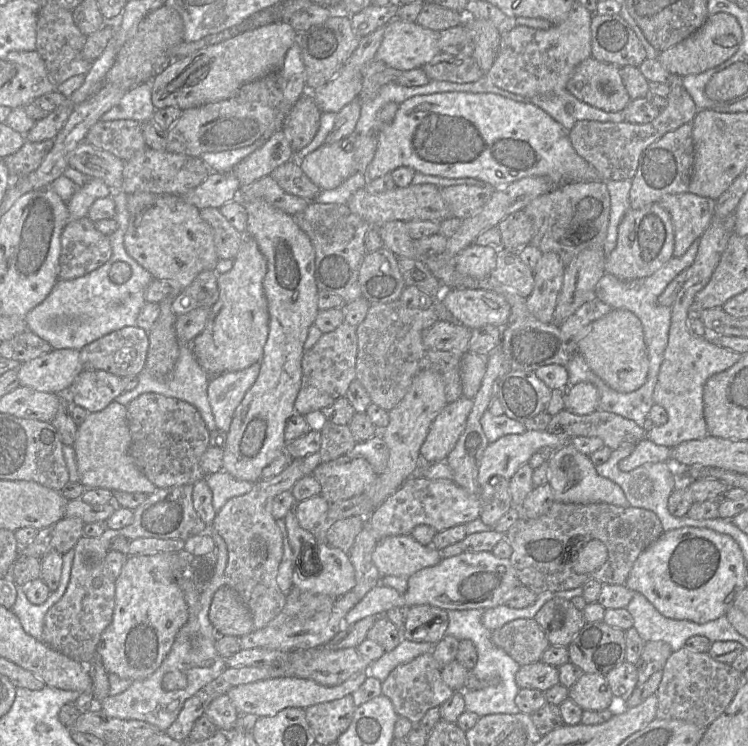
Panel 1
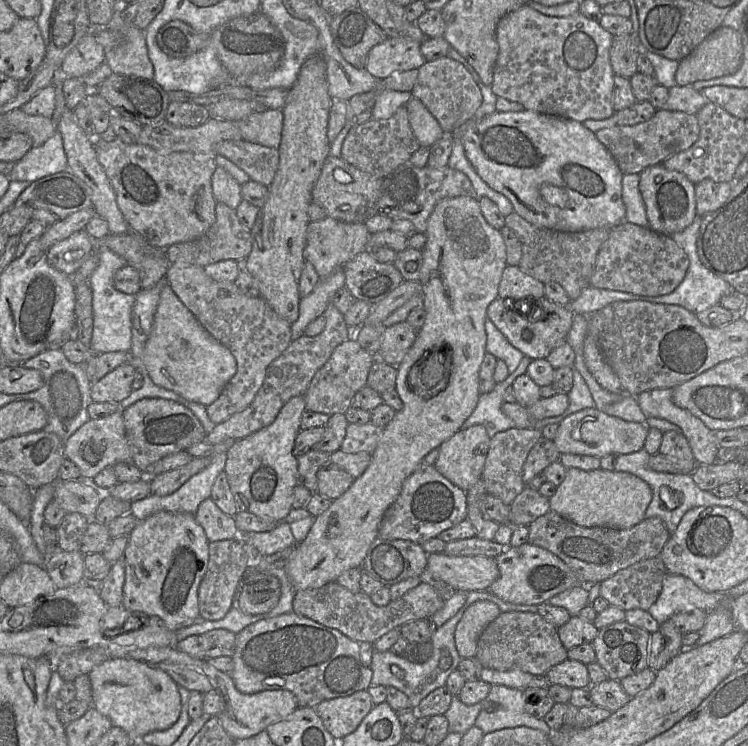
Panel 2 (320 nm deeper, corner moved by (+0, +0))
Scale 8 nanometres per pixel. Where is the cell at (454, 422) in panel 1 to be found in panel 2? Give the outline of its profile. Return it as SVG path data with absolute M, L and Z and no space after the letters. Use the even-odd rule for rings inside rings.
M485 426L460 429L438 447L439 455L434 466L466 492L482 478L489 444L490 437Z

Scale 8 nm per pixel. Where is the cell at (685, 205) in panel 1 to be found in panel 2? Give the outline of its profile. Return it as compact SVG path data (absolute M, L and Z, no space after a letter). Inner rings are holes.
M704 179L695 187L697 215L714 212L724 205L732 191L731 182L715 182Z

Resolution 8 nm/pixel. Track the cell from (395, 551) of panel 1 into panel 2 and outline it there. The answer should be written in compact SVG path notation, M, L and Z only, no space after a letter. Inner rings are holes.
M443 552L427 556L425 579L442 580L456 591L488 590L499 575L495 558L449 556Z

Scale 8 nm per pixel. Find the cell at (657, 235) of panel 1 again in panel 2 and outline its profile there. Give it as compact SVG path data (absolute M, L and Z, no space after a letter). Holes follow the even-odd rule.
M662 163L649 166L640 173L641 192L649 228L664 235L673 235L688 227L697 216L695 187L684 174L666 169Z

